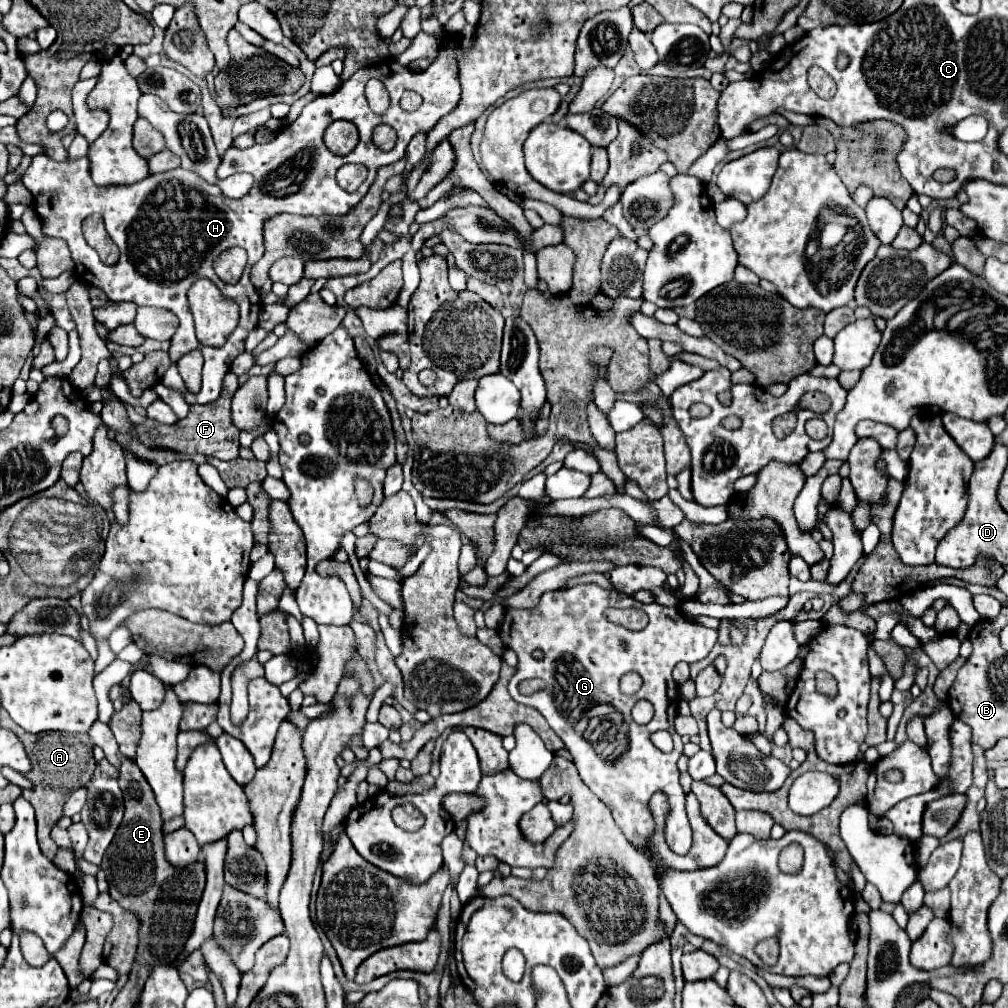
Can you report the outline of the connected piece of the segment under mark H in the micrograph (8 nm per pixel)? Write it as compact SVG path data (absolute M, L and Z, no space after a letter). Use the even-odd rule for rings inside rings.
M448 42L446 46L442 46L438 58L424 72L412 72L410 68L400 66L390 58L380 62L378 66L360 68L340 86L340 90L318 96L316 100L306 104L302 114L292 124L278 130L274 140L254 144L248 150L230 148L222 156L218 178L226 178L236 172L250 172L254 176L254 186L240 200L226 198L216 184L210 186L198 174L184 168L150 174L142 182L130 186L100 188L90 178L88 158L78 158L74 162L54 162L44 154L32 158L22 182L34 194L36 212L42 218L42 232L46 236L66 240L76 268L84 268L94 276L82 280L102 288L114 302L136 302L138 306L168 308L178 316L179 326L170 340L170 358L172 362L176 362L190 350L200 350L204 356L202 390L198 394L190 394L174 364L166 370L162 384L170 390L180 392L188 404L208 404L220 396L222 380L228 374L232 360L244 352L246 336L258 326L262 302L260 294L250 282L250 266L264 254L262 224L278 212L302 216L346 214L360 202L370 186L360 186L360 190L350 194L338 186L336 170L346 162L364 164L372 172L374 182L376 170L380 166L404 158L410 138L418 132L428 132L444 114L448 114L458 104L458 100L460 82L456 44ZM370 78L380 78L392 100L390 110L382 116L370 110L364 96L364 86ZM404 90L418 90L418 94L424 98L422 106L416 112L402 110L400 98ZM334 120L354 120L358 126L360 142L348 156L336 156L324 146L324 132ZM380 124L388 124L398 132L398 144L390 152L376 148L376 144L372 142L372 132ZM94 212L100 212L104 220L109 217L108 234L115 238L115 244L120 248L120 262L114 266L106 266L98 258L96 250L90 248L82 236L82 220ZM232 246L242 246L248 252L248 266L242 278L230 286L216 276L216 272L212 270L212 262L220 252ZM198 278L212 280L226 298L236 300L236 304L240 306L240 324L230 340L224 344L224 350L202 346L194 336L194 322L186 292Z

